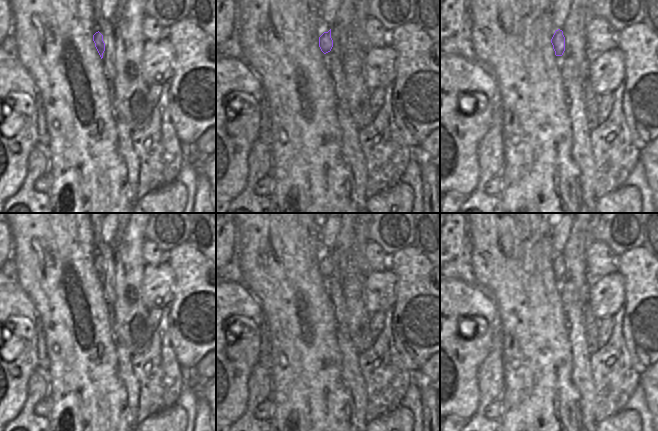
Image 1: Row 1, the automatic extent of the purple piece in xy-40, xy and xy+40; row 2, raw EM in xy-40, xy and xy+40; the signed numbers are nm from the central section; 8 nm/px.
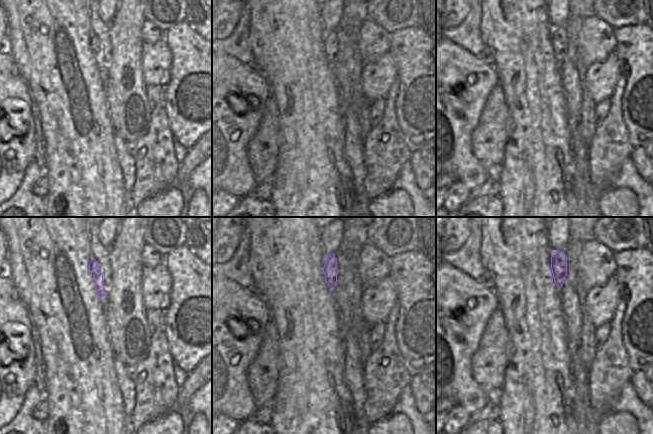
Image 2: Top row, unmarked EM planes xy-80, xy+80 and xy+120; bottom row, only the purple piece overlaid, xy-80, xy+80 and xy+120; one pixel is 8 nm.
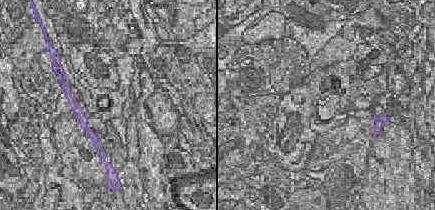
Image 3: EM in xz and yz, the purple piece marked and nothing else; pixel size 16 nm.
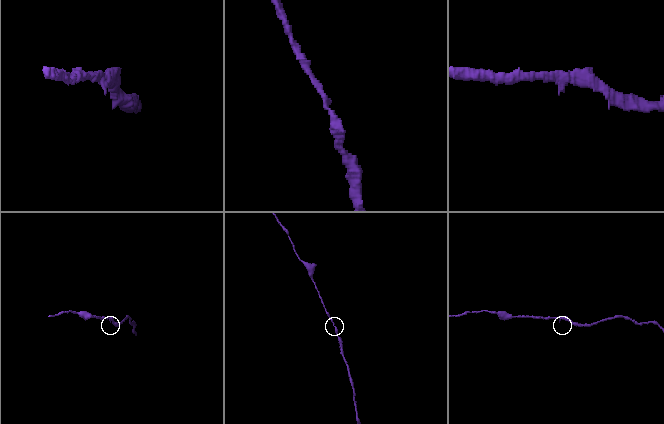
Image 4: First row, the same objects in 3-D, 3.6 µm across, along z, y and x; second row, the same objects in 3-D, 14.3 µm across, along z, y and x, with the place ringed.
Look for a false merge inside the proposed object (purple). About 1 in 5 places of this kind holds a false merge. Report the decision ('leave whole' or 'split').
leave whole

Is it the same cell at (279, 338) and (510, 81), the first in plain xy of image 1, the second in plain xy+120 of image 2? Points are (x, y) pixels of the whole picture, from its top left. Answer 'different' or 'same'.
same

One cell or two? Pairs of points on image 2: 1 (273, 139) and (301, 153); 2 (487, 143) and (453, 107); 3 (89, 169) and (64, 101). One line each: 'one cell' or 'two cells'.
1: two cells
2: two cells
3: one cell

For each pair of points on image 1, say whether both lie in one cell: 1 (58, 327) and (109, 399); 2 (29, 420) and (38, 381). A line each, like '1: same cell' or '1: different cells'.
1: same cell
2: same cell

